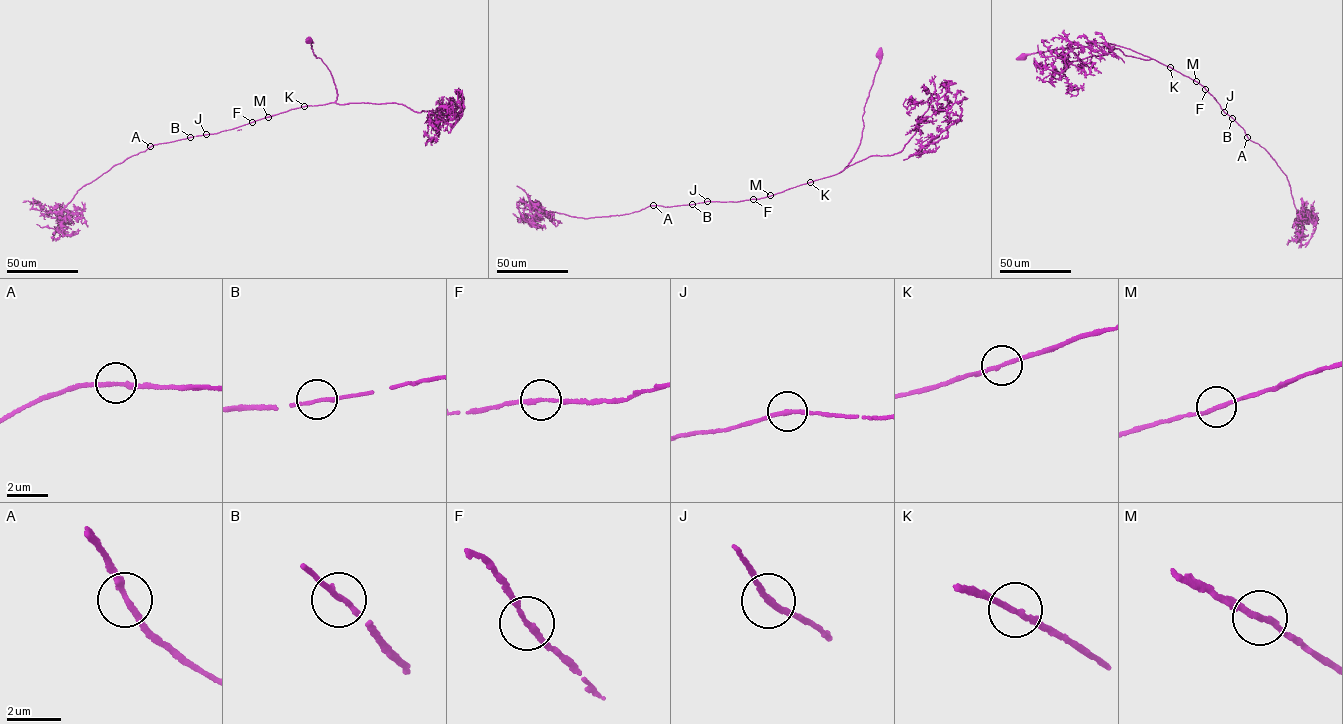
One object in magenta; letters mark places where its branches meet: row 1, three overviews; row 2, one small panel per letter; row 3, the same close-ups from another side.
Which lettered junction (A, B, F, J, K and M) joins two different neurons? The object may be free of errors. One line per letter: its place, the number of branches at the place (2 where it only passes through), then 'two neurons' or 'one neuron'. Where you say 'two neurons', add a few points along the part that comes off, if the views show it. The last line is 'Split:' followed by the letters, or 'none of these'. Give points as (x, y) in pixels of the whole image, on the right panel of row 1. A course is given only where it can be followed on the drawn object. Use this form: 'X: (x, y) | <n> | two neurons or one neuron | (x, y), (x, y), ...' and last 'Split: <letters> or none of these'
A: (1247, 137) | 2 | one neuron
B: (1232, 118) | 2 | one neuron
F: (1205, 89) | 2 | one neuron
J: (1224, 112) | 2 | one neuron
K: (1170, 67) | 2 | one neuron
M: (1196, 81) | 2 | one neuron
Split: none of these

